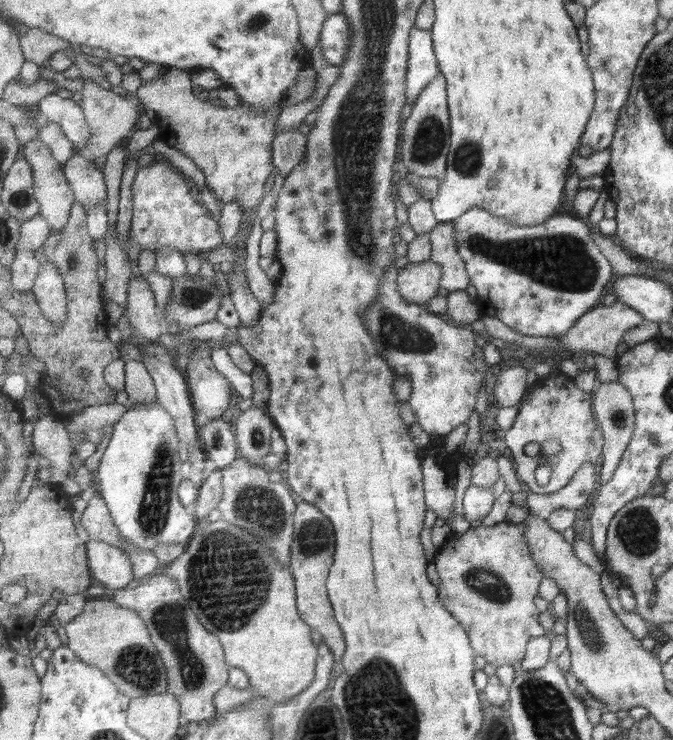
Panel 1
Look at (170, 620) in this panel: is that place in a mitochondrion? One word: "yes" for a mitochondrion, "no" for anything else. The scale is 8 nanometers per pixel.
yes

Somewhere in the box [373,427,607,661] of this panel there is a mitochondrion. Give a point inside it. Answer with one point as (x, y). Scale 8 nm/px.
(485, 579)

